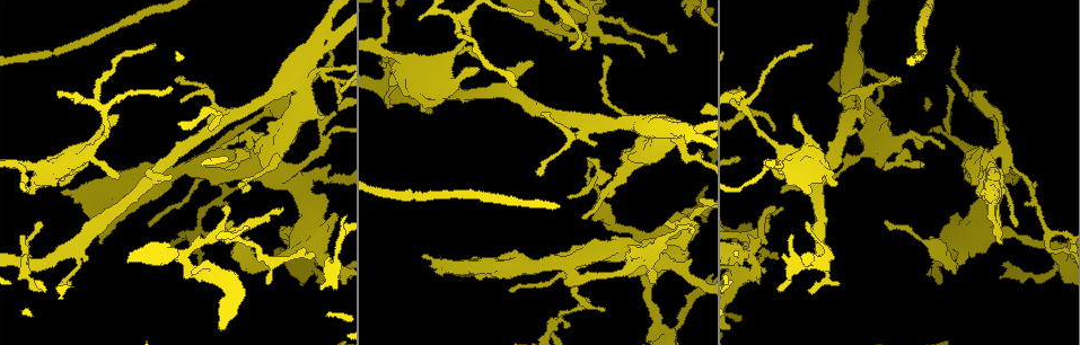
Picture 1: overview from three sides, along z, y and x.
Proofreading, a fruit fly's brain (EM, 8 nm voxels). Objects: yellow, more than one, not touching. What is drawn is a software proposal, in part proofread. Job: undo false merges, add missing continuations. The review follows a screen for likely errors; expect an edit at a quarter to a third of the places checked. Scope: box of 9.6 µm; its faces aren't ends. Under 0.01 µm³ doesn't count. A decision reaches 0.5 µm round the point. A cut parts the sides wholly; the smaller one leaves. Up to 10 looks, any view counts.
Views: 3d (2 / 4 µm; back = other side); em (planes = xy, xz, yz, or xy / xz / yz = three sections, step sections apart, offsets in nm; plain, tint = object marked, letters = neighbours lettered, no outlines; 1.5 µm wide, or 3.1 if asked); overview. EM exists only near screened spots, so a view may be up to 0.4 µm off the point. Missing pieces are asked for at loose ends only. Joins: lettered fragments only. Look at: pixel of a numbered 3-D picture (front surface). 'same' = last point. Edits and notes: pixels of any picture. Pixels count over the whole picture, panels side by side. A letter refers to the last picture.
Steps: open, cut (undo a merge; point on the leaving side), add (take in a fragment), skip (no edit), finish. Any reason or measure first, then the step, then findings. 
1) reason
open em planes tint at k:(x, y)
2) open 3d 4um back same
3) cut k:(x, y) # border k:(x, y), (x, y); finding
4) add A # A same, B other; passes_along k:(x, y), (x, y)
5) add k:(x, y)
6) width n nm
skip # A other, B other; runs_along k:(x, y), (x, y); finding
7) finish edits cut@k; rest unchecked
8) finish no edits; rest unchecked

free end
open em xz step 8 letters at 1:(182, 99)

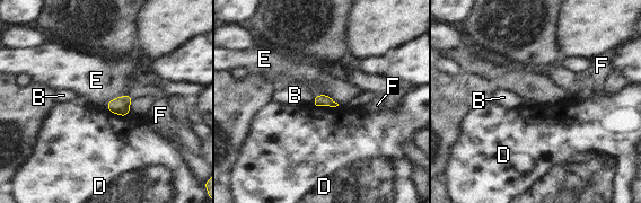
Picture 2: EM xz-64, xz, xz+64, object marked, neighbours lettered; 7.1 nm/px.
open em planes letters same

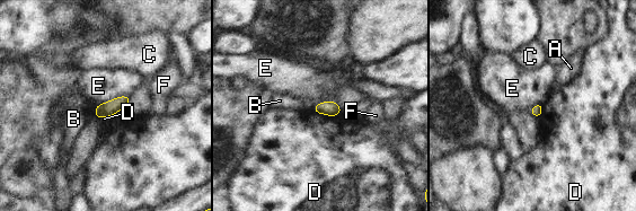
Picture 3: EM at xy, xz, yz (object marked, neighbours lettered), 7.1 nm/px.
skip # A other, B other, C other, D other, E other, F other; border 3:(130, 96), (118, 96), (95, 107); none of them fits

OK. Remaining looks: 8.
three arms meet
open 3d 2um at 1:(183, 256)

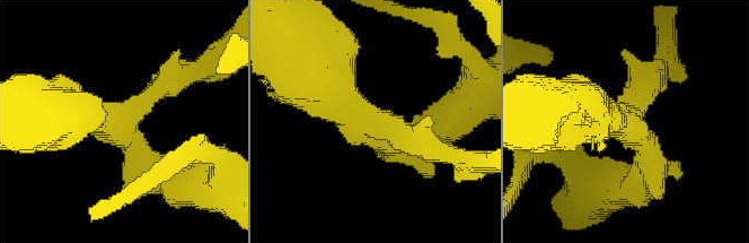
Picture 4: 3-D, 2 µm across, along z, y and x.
arms 3; arm_widths 200, 260, 500 nm; now the EM
open em planes tint at 4:(371, 117)

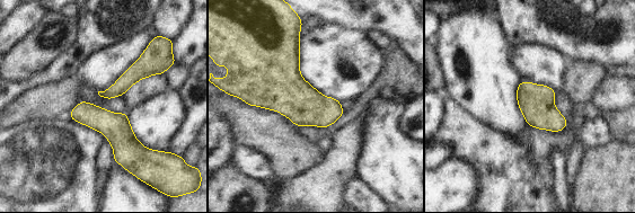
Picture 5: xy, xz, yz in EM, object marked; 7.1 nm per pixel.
see the neighbours
open em planes letters same

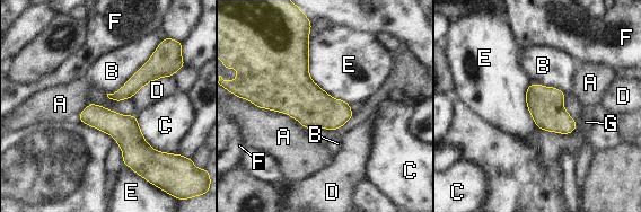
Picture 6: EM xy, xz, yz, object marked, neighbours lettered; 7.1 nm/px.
skip # A other, B other, C other, D other, E other, F other, G other; border 6:(308, 40), (308, 76), (349, 104); one cell here

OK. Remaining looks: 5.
thick end
open em xz step 4 plain at 1:(694, 233)

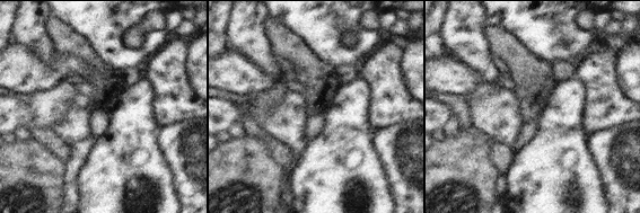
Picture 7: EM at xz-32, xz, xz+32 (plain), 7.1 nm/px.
what lies round it
open em xz step 4 letters same

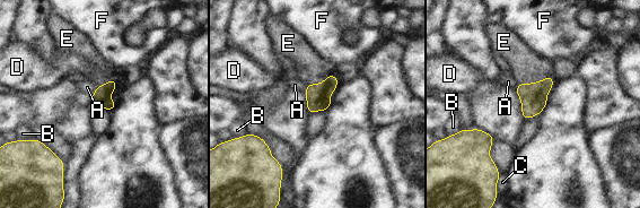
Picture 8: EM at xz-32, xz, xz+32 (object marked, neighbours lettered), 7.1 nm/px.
add E # A other, B other, C other, D other, E same, F other; passes_along 8:(533, 96), (534, 83), (526, 67); it goes on there

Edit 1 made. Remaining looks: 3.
redraw
open overview

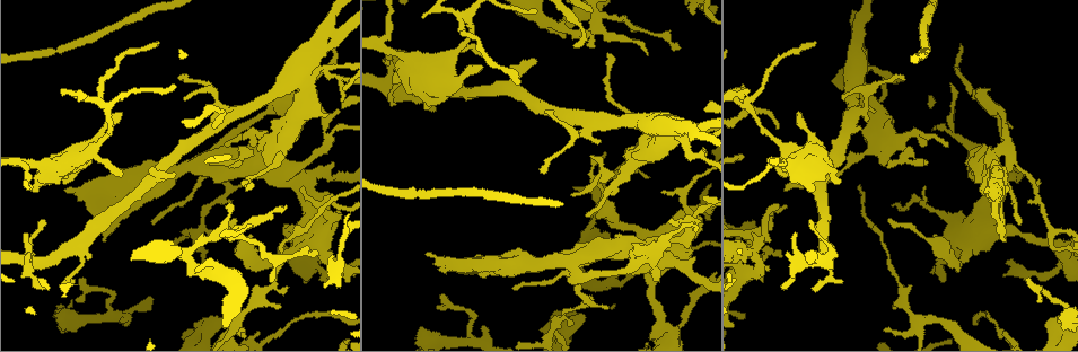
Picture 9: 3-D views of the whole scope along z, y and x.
calibre changes
open em xy step 8 tint at 9:(677, 335)

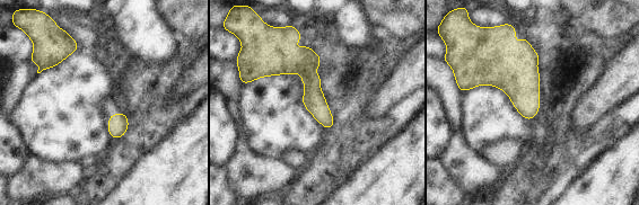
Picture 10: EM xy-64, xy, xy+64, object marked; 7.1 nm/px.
open em planes letters same

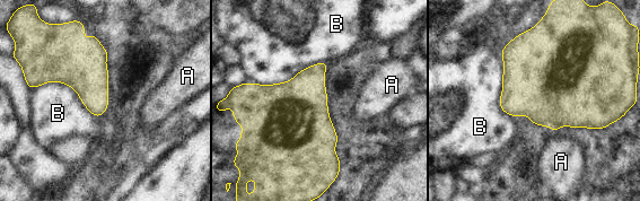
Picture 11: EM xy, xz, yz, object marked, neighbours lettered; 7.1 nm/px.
skip # A other, B other; one cell here

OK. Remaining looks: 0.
finish edits add@8; rest unchecked

